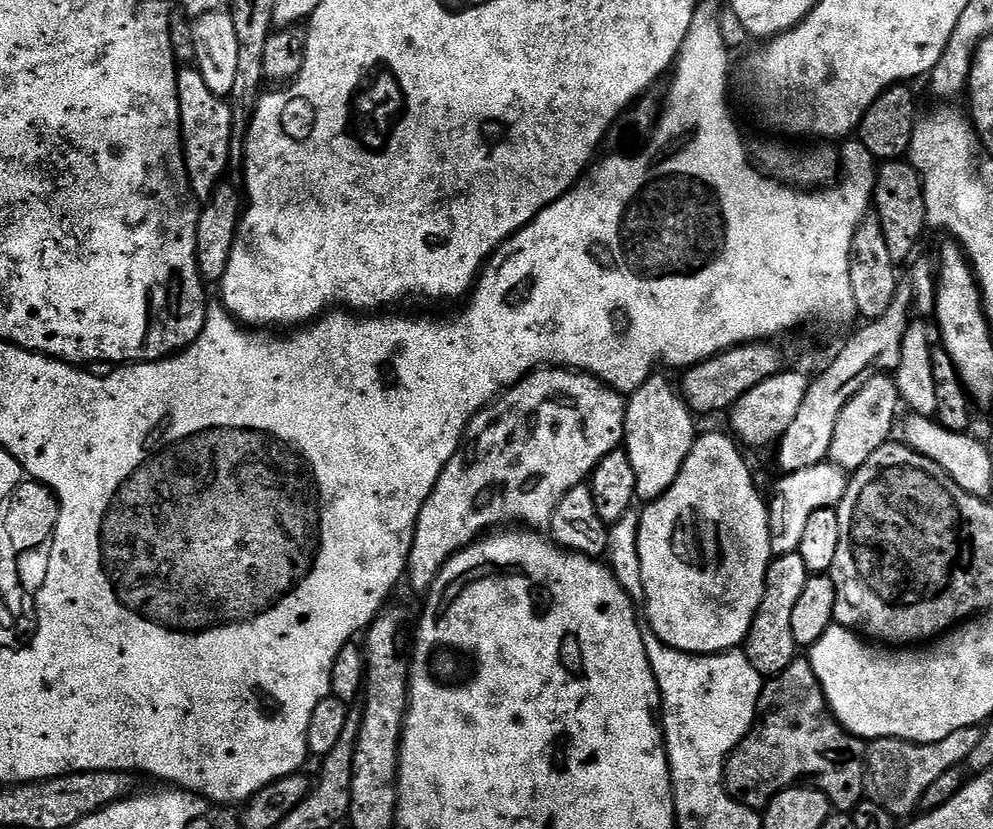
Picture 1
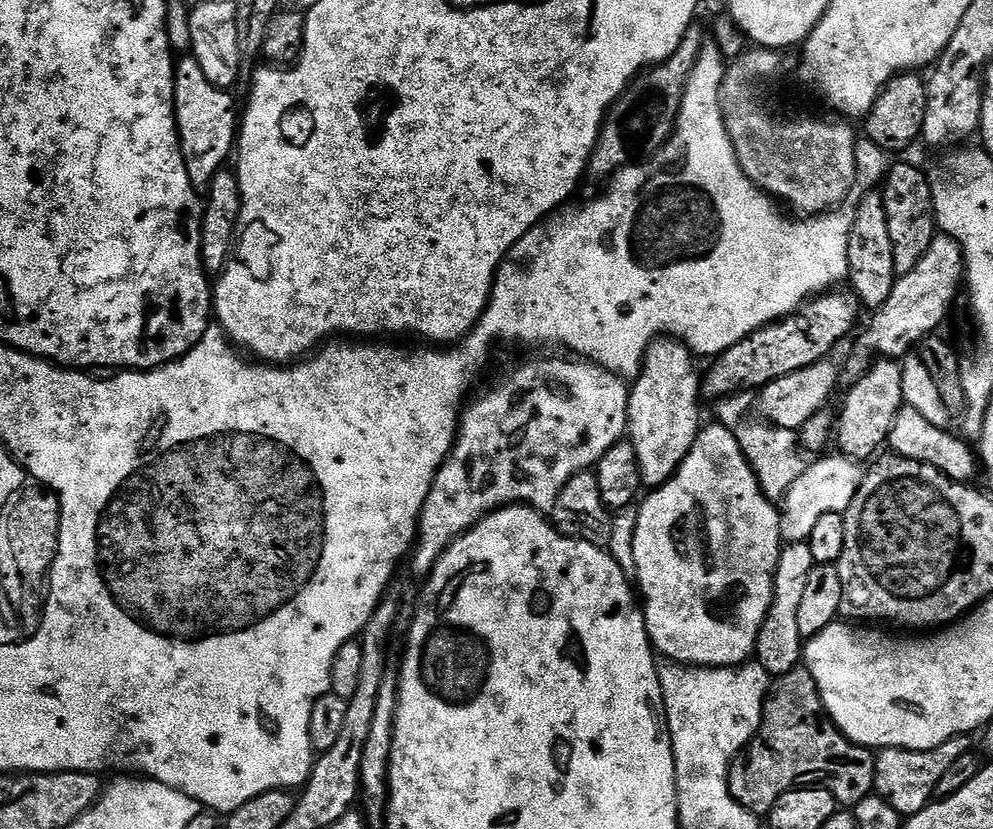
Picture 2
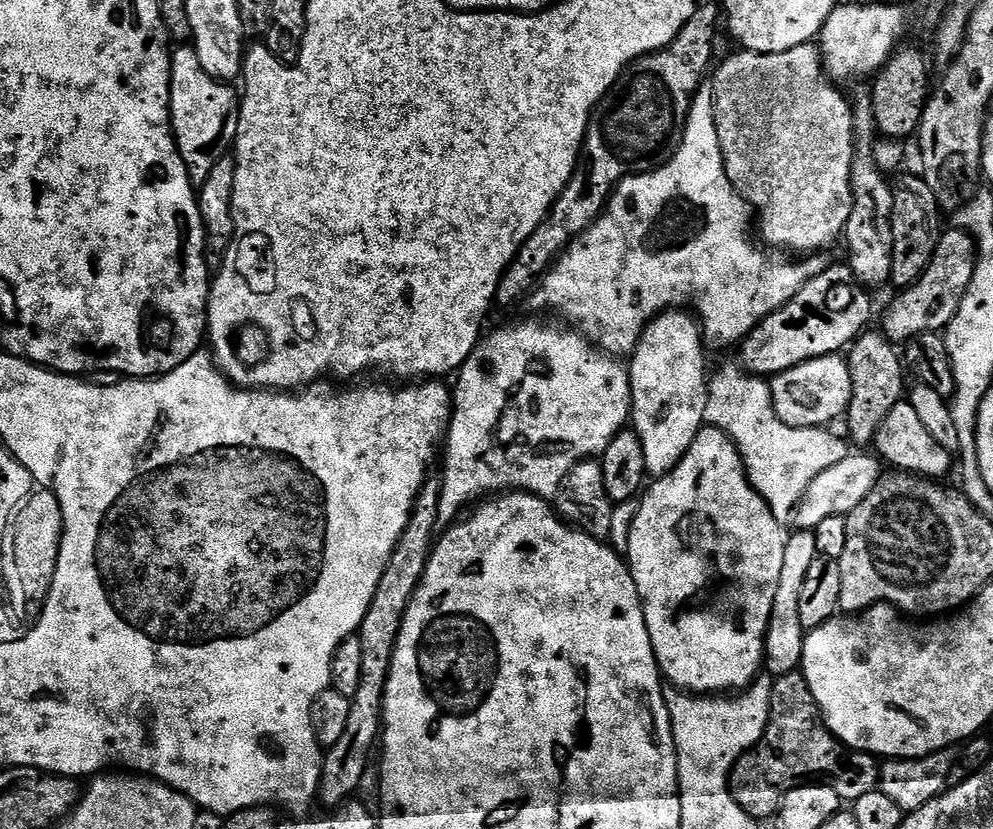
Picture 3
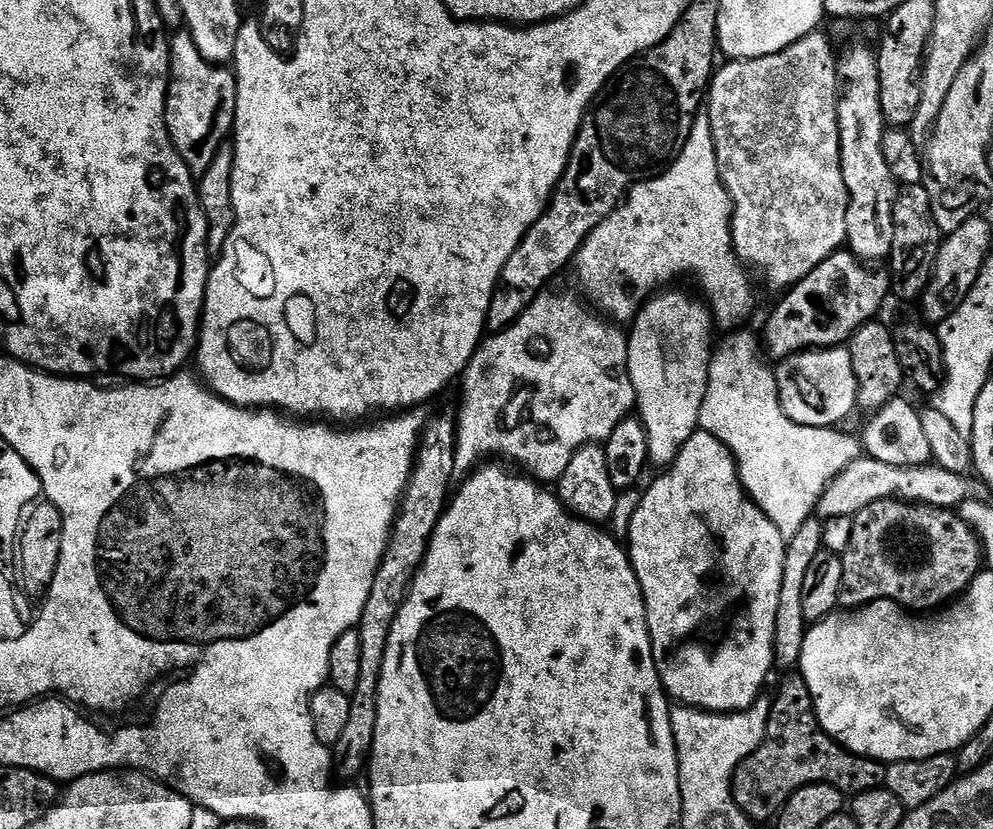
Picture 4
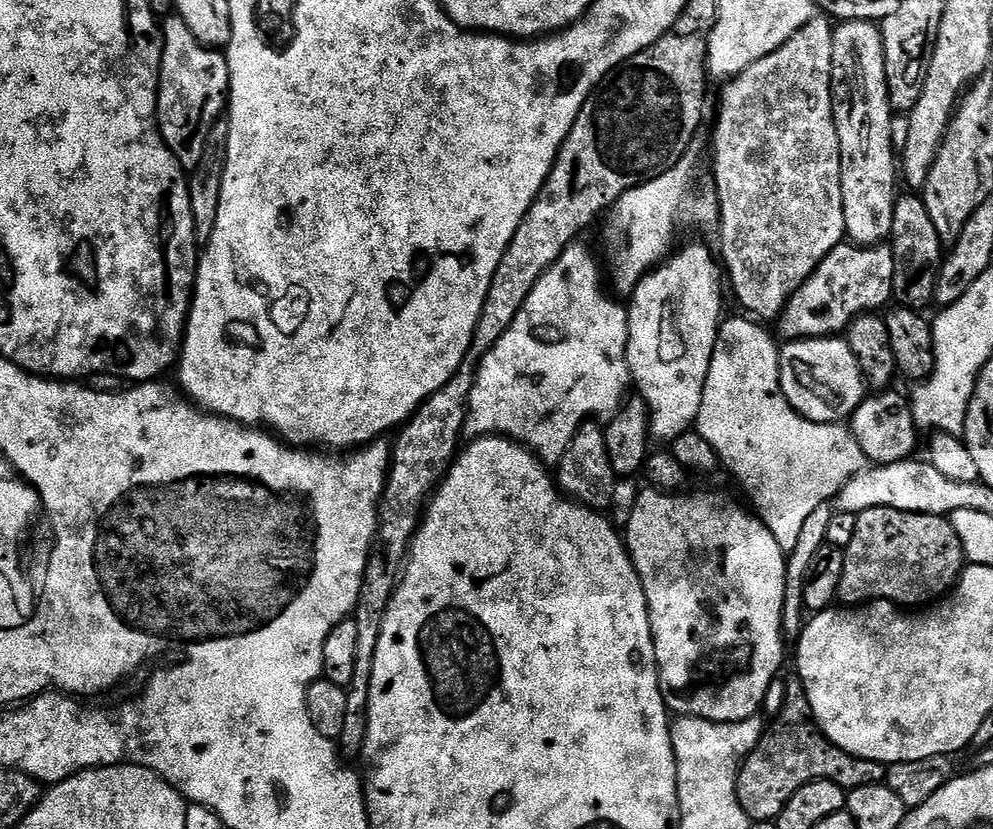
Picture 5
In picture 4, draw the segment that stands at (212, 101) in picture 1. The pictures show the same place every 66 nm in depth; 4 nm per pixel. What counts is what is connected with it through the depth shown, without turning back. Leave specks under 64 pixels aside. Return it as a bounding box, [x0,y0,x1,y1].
[164,30,236,178]

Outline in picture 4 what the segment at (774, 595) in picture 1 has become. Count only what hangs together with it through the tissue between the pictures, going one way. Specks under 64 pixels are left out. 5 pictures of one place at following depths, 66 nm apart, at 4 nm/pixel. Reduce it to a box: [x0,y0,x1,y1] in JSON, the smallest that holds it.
[774,519,824,670]

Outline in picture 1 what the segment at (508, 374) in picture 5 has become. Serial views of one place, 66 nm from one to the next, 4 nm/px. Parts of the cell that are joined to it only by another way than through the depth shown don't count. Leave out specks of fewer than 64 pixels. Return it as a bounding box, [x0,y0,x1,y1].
[406,366,626,594]

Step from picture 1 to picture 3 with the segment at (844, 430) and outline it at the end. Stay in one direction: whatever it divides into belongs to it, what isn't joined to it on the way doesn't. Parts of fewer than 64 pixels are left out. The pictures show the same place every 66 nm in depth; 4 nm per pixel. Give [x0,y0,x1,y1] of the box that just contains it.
[846,330,906,450]

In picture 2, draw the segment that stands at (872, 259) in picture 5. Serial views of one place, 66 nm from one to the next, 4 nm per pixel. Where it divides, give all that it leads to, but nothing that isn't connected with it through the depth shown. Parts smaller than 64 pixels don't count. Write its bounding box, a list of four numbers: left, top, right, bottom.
[702,290,862,402]

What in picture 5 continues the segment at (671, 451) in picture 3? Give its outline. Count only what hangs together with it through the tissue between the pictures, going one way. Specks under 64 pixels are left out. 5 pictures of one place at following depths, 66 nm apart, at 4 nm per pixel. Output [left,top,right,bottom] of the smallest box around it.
[628,244,724,442]

